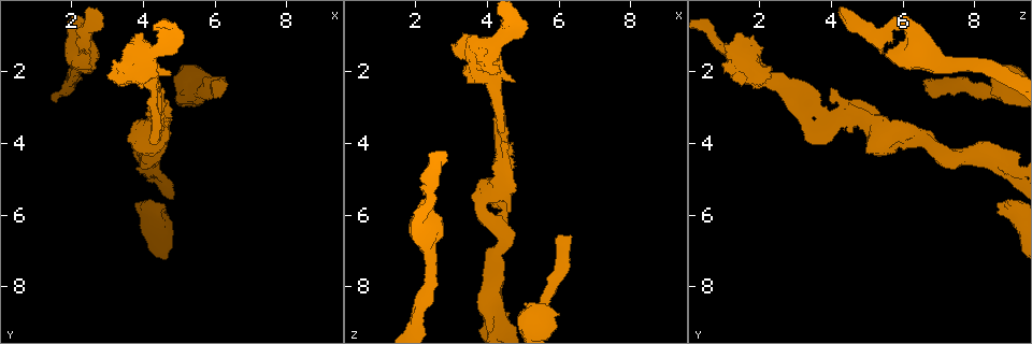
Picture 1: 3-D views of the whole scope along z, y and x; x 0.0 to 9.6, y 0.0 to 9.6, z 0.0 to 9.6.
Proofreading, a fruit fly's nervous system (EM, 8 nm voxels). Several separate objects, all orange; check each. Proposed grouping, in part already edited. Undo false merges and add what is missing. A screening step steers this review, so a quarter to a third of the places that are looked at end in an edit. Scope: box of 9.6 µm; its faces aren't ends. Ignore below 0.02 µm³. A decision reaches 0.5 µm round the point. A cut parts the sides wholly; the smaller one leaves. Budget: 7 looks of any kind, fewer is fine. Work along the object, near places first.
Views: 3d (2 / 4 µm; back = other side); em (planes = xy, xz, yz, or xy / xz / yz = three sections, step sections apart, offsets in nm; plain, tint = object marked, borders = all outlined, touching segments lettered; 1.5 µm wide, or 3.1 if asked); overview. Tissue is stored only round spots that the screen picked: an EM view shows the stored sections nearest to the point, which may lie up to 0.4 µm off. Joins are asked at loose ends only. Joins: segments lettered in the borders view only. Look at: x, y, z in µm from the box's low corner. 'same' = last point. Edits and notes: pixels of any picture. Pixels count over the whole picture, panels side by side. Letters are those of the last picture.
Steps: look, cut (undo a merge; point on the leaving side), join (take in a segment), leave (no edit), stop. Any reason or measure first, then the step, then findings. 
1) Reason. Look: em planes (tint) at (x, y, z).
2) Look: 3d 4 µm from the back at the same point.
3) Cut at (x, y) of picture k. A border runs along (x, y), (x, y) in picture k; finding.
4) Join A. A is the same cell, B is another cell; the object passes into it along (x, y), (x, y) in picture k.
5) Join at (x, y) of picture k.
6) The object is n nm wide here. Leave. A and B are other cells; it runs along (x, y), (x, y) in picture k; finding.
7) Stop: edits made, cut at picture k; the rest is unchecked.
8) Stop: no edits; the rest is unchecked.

Closes a loop. Look: em planes (plain) at (2.45, 1.50, 5.55).

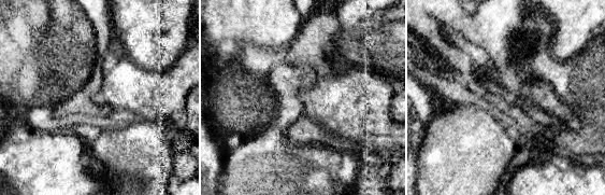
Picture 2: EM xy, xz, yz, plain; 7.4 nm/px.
Look: em planes (borders) at the same point.

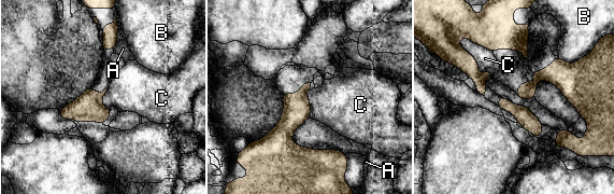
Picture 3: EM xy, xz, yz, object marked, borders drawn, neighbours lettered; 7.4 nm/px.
Leave. A, B and C are other cells; a border runs along (458, 39), (487, 85) in picture 3; one neuron here.

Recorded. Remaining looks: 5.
Branch point. Look: em planes (borders) at (4.55, 1.05, 0.75).

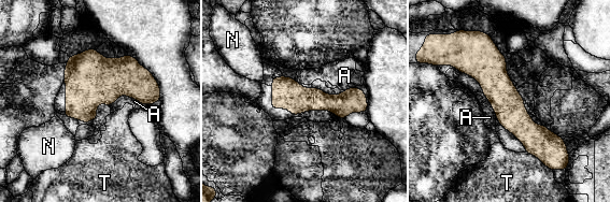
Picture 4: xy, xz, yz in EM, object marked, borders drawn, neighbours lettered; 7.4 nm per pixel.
Leave. A, N and T are other cells; all the same neuron.

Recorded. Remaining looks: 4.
Free end. Look: 3d 2 µm at (4.45, 5.65, 8.60).

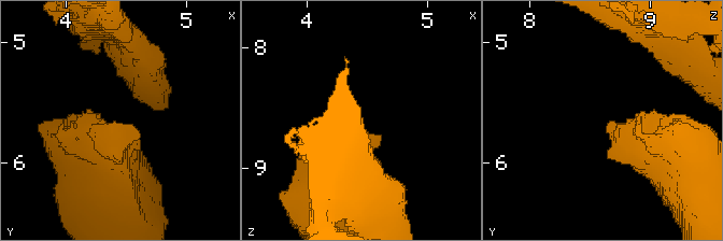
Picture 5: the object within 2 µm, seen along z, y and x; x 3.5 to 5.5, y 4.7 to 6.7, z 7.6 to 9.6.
Look: em planes (borders) at (4.38, 5.64, 8.66).

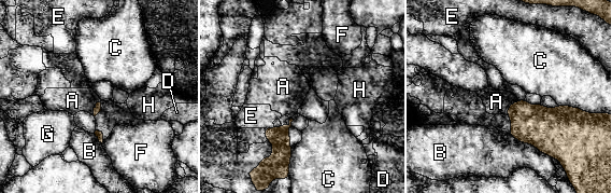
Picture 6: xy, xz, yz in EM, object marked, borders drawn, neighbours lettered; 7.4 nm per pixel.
Join A. A is the same cell, B, C, D, E, F, G and H are other cells; the object passes into it along (537, 125), (510, 106), (496, 101) in picture 6; the neuron continues.

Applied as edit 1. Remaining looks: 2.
Stop: edits made, join at picture 6; the rest is unchecked.

